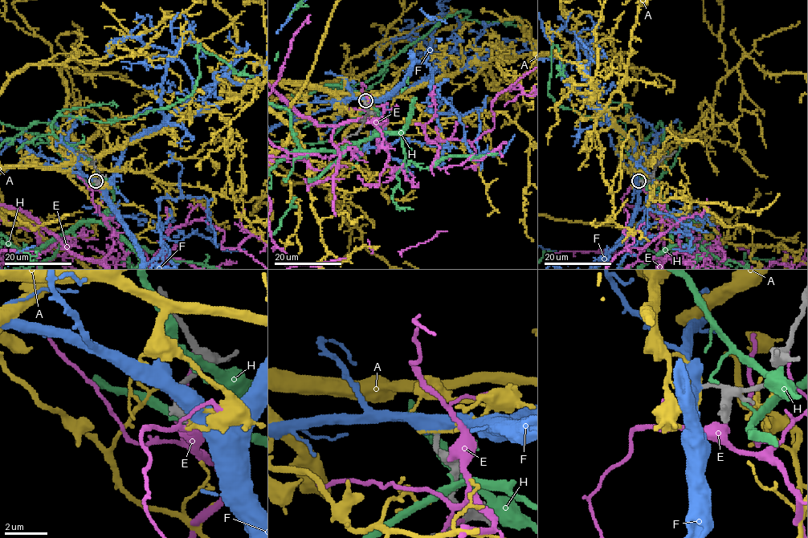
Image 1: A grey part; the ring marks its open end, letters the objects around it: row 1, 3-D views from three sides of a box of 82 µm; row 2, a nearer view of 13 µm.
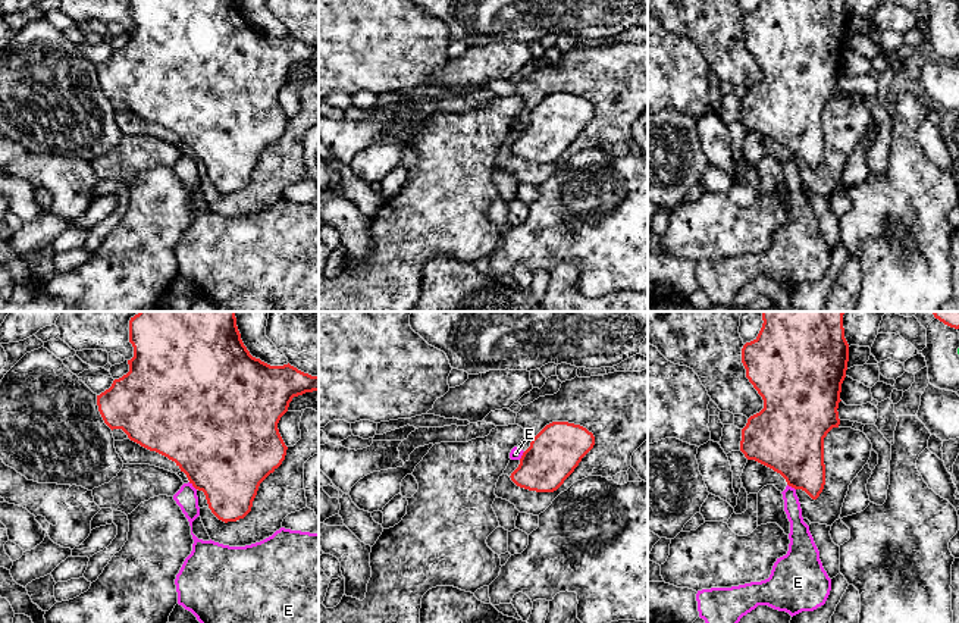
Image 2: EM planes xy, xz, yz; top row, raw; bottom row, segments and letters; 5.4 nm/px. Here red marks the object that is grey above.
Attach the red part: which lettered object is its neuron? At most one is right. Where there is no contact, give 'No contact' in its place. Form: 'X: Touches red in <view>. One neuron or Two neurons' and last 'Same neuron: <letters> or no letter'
A: No contact. Two neurons
E: Touches red in xy. Two neurons
F: No contact. One neuron
H: No contact. Two neurons
Same neuron: F

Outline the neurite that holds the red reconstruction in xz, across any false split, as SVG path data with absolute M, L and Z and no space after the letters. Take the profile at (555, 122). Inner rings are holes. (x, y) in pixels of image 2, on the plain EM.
M552 93L532 110L510 148L520 159L554 163L593 116L595 107L586 98L568 93Z

